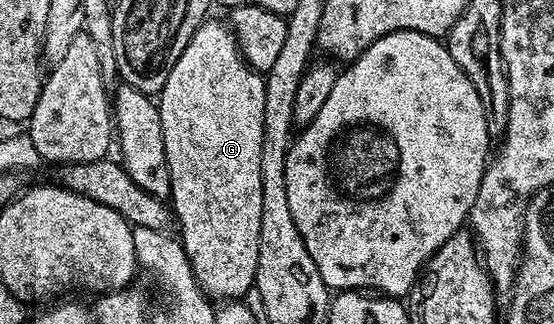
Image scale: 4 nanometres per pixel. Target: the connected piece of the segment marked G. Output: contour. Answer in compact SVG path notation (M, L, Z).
M206 20L194 32L190 44L178 56L178 64L170 68L170 76L166 76L166 84L158 95L160 107L160 119L162 120L162 136L166 144L166 160L170 164L170 184L172 185L172 197L170 199L174 218L180 221L178 238L183 243L186 256L189 258L190 268L196 277L197 284L208 298L212 300L240 300L245 297L247 290L253 289L256 281L256 269L258 268L258 240L260 239L260 225L262 224L262 164L260 153L262 152L262 126L264 124L264 109L266 108L266 92L264 91L264 74L253 70L240 52L240 46L236 42L236 35L227 25L220 22Z

